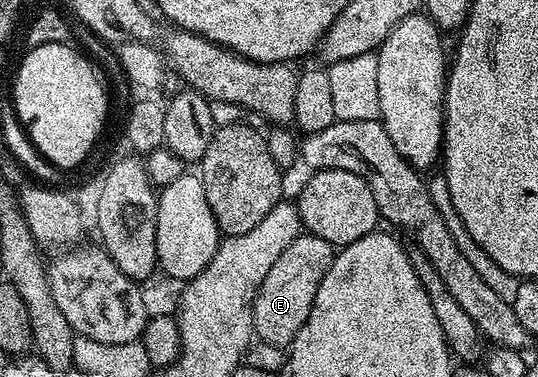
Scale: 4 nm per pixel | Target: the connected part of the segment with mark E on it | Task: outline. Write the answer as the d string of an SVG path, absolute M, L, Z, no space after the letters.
M301 234L270 266L270 274L262 282L256 295L252 311L252 327L255 335L265 344L291 345L292 340L302 330L306 318L310 318L310 306L314 306L314 294L330 270L334 246L322 238L311 234Z

